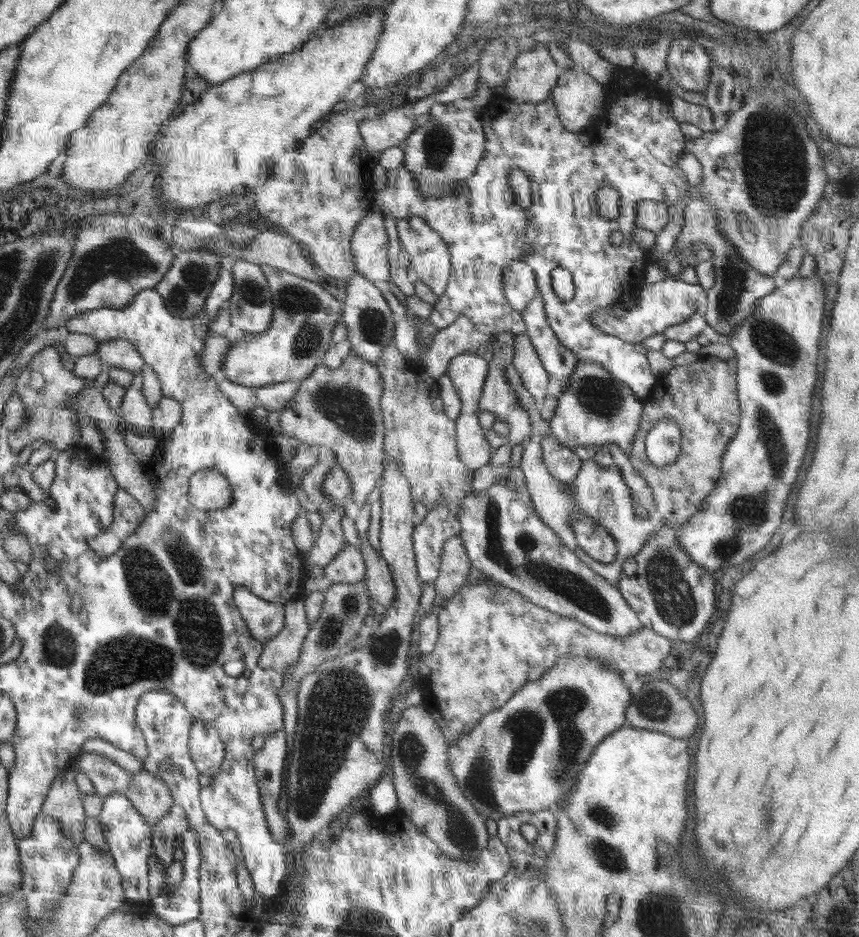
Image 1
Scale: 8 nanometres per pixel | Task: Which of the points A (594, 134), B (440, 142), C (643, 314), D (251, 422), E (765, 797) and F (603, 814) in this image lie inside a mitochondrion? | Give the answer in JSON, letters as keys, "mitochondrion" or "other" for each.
{"A":"other","B":"mitochondrion","C":"other","D":"other","E":"mitochondrion","F":"mitochondrion"}

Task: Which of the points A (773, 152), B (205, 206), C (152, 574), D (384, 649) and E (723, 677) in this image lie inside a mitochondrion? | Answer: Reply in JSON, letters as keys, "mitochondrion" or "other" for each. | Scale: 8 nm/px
{"A":"mitochondrion","B":"other","C":"mitochondrion","D":"mitochondrion","E":"other"}

